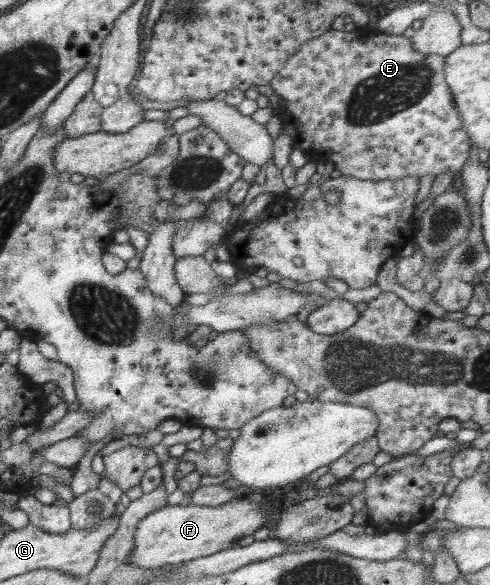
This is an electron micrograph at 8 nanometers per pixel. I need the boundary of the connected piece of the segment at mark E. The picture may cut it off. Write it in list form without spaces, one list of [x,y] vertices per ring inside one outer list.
[[[368,25],[357,27],[351,32],[330,28],[326,33],[309,39],[292,57],[287,59],[285,66],[274,76],[270,87],[274,93],[284,101],[286,106],[281,107],[282,135],[290,137],[296,149],[300,149],[307,159],[314,159],[317,163],[332,162],[336,170],[342,175],[363,180],[397,180],[408,176],[420,178],[426,174],[435,175],[448,172],[460,172],[470,157],[470,139],[462,127],[462,119],[456,111],[450,87],[445,80],[445,57],[436,54],[424,55],[418,53],[412,45],[411,39],[403,35],[388,35]]]

